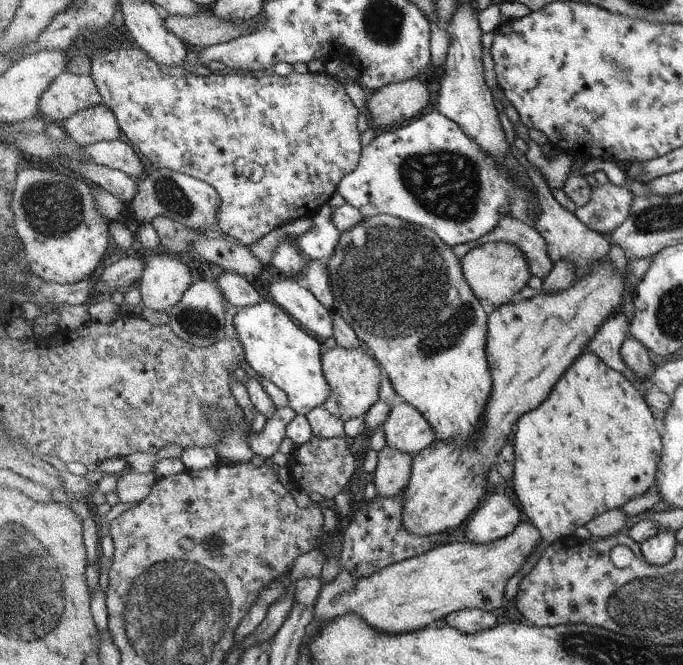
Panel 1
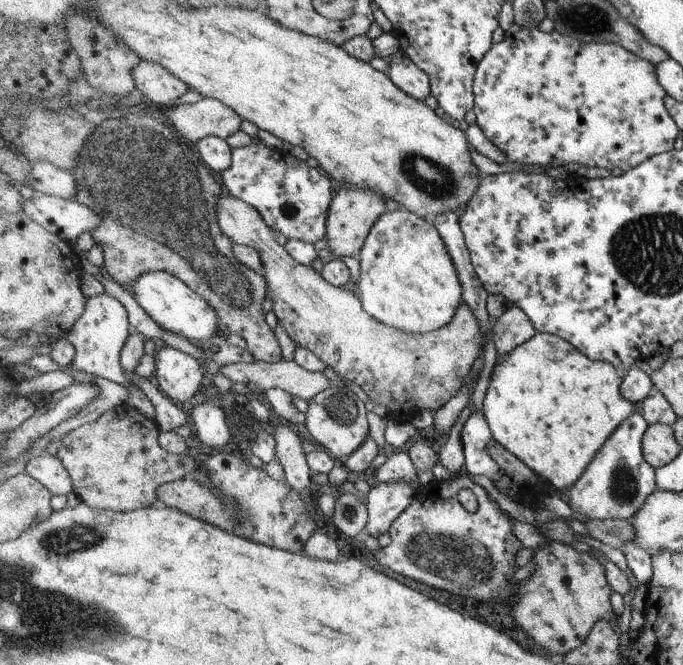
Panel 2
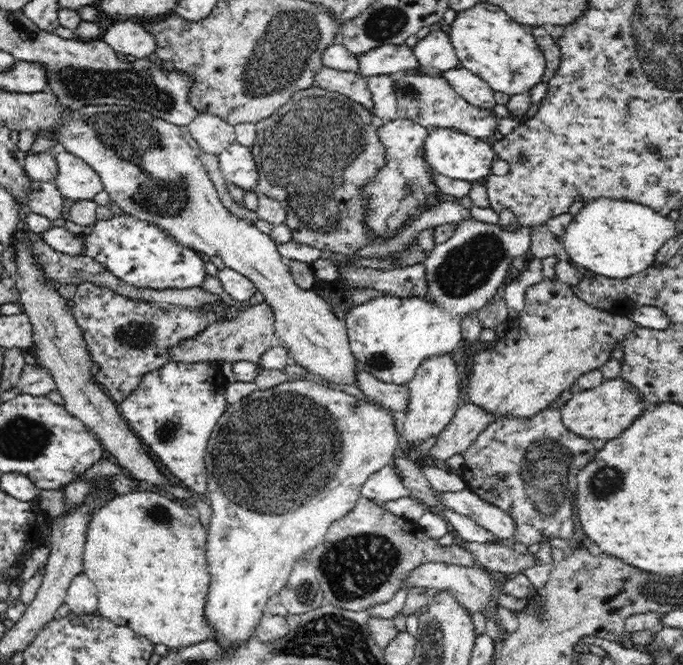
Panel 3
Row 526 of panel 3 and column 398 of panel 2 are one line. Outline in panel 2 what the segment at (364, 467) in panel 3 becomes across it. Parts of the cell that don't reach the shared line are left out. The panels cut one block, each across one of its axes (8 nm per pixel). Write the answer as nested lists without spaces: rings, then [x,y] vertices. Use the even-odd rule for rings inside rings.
[[[404,208],[385,212],[375,222],[357,257],[361,272],[357,290],[362,305],[376,320],[407,333],[422,334],[446,326],[455,316],[455,310],[462,304],[463,288],[455,263],[448,256],[450,251],[446,250],[443,237],[438,236],[436,229],[430,222]]]

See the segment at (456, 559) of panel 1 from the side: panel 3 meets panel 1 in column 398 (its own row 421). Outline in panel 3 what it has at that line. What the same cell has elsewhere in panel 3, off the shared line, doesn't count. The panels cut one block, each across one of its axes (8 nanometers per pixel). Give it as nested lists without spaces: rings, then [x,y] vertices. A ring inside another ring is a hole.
[[[618,377],[606,379],[602,384],[590,390],[575,392],[560,411],[566,428],[577,433],[578,436],[612,440],[620,436],[642,414],[644,408],[648,406],[638,389],[629,381]]]

